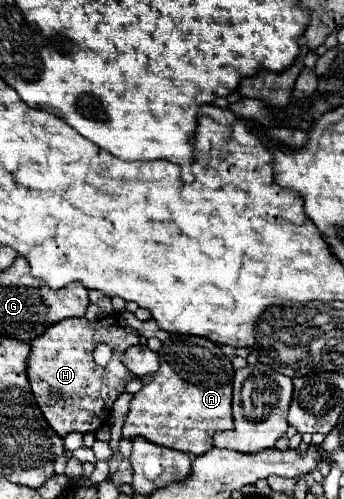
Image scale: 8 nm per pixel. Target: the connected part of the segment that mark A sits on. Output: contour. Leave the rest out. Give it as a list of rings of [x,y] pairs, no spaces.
[[[178,336],[162,344],[160,370],[142,378],[142,390],[134,394],[126,416],[122,436],[142,436],[186,454],[204,454],[212,450],[212,436],[220,430],[232,430],[232,378],[234,368],[222,348],[200,336]]]

